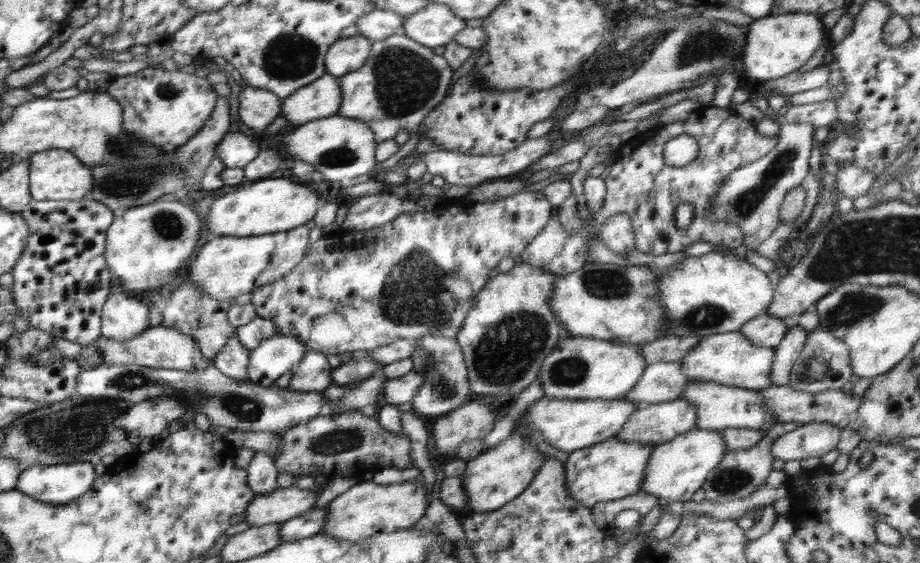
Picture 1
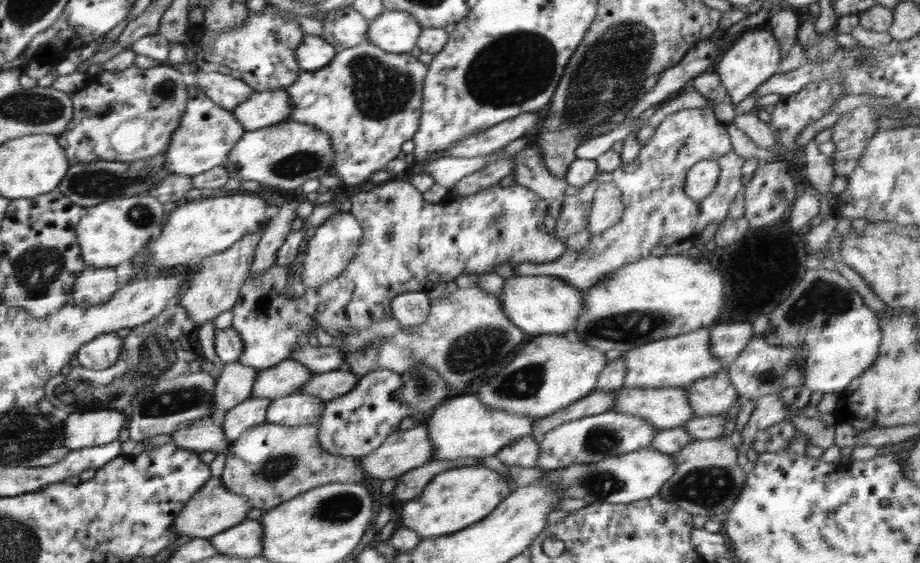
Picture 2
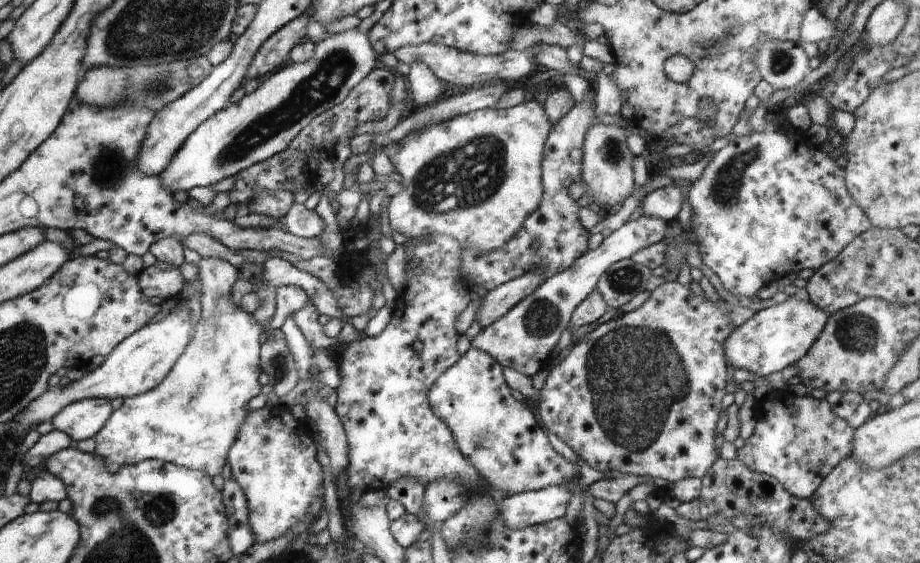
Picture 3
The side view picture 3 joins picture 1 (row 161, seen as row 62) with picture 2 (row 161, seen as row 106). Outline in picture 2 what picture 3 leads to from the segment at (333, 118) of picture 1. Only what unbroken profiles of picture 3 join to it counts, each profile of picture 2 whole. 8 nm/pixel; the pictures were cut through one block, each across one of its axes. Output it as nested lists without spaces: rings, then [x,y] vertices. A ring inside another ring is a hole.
[[[286,120],[255,131],[244,131],[222,165],[228,171],[229,178],[256,180],[262,186],[274,186],[289,193],[306,180],[334,175],[334,163],[333,146],[327,132],[309,124]]]

